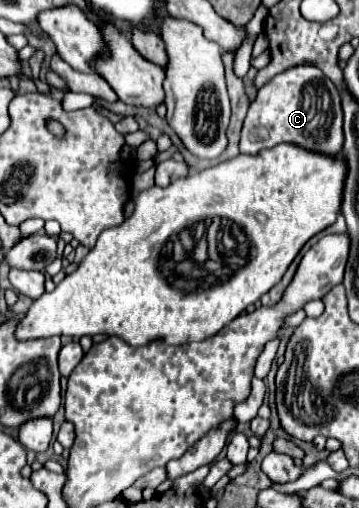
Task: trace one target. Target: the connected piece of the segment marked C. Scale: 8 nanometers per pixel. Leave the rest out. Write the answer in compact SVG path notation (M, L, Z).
M292 67L282 75L270 79L250 103L242 137L240 153L256 155L262 149L276 147L280 143L294 143L306 151L322 155L340 155L342 133L342 105L336 85L322 75L318 67Z

